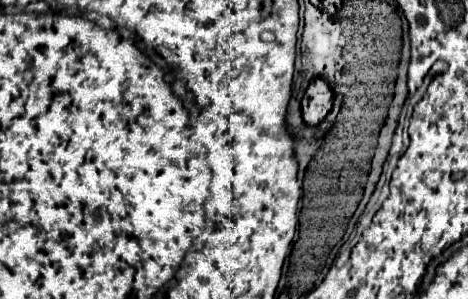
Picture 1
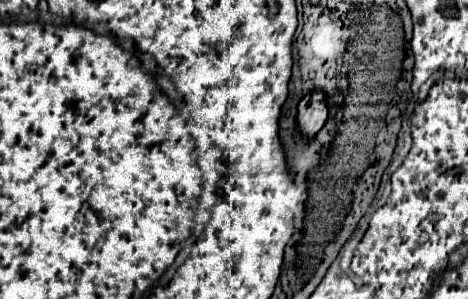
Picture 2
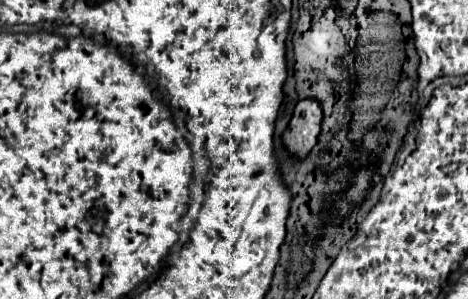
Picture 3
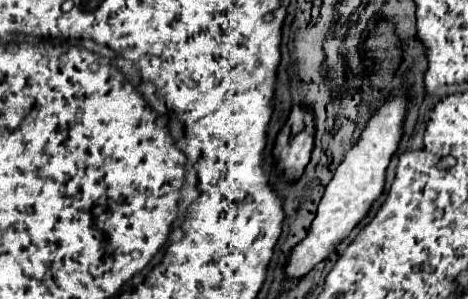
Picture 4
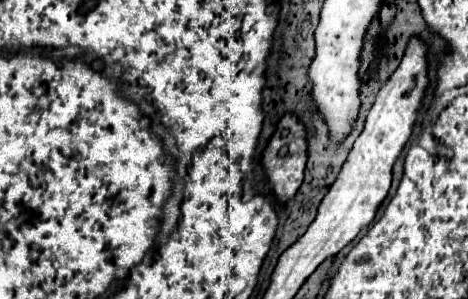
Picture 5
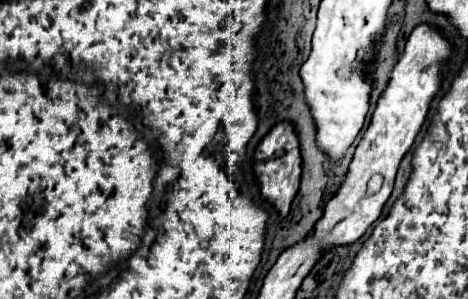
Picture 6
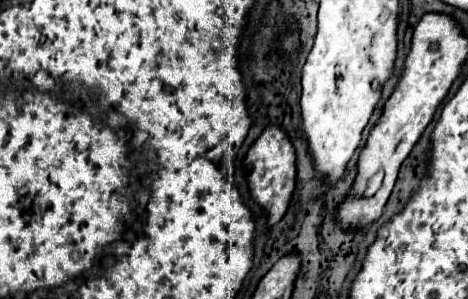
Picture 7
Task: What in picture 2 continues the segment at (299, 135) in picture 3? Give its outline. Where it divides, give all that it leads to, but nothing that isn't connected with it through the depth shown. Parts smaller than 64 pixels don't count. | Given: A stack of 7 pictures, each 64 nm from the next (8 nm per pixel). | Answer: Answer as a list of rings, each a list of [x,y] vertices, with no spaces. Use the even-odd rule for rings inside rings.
[[[322,92],[306,94],[300,100],[296,124],[298,124],[298,132],[302,134],[302,138],[312,140],[324,126],[326,118],[328,118],[328,108],[326,108],[326,100],[324,100]]]

